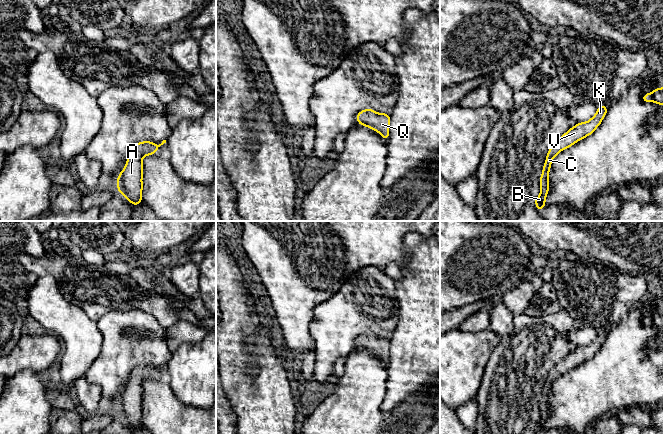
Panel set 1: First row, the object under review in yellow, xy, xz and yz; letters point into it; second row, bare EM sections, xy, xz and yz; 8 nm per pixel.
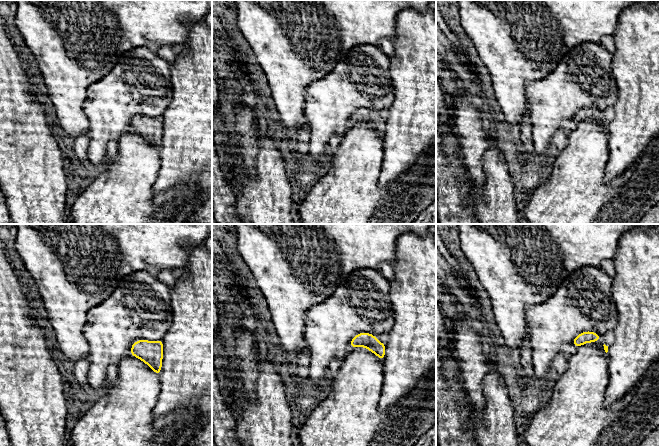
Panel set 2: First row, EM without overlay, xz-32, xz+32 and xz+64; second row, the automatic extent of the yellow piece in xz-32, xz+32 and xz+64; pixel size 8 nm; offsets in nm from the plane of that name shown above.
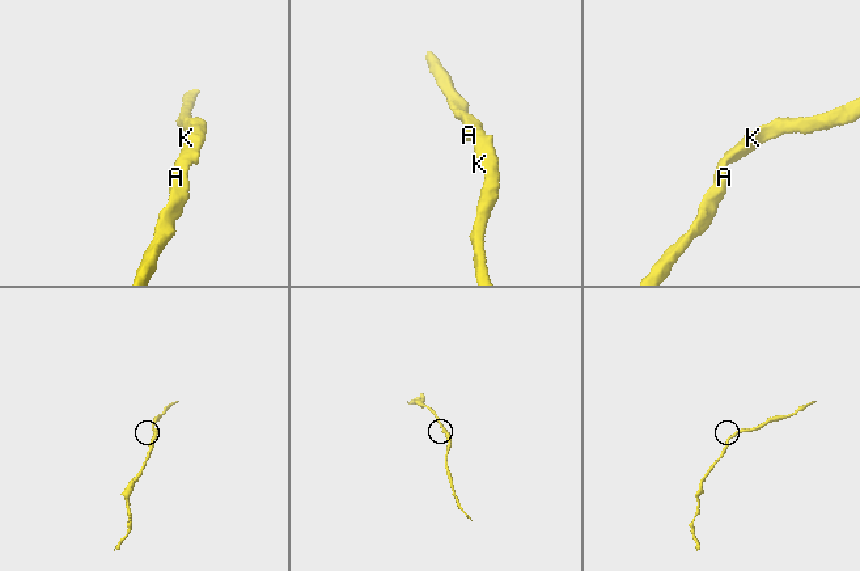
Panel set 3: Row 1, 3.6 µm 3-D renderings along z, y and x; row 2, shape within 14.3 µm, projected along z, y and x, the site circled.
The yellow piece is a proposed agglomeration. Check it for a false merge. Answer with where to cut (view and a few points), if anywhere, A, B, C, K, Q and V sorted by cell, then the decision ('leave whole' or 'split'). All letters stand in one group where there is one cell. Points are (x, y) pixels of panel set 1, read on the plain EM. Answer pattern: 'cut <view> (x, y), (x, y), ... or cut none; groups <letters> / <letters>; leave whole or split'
cut none; groups A B C K Q V; leave whole

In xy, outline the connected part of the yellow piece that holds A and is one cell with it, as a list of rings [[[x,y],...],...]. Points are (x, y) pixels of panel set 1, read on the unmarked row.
[[[163,364],[159,369],[150,365],[139,366],[132,371],[127,381],[125,392],[120,396],[116,408],[118,416],[134,430],[142,426],[142,383],[144,380],[156,377],[158,372],[164,367],[166,367],[166,364]]]

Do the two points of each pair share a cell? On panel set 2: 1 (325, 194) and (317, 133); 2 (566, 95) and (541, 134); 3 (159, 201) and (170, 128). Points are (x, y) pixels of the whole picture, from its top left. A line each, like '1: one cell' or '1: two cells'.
1: two cells
2: one cell
3: two cells

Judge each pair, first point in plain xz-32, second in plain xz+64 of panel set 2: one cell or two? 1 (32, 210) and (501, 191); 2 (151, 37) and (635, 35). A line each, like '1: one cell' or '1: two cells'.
1: one cell
2: two cells

